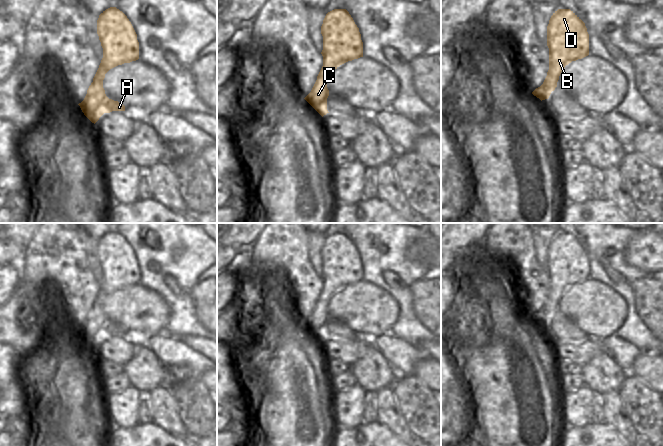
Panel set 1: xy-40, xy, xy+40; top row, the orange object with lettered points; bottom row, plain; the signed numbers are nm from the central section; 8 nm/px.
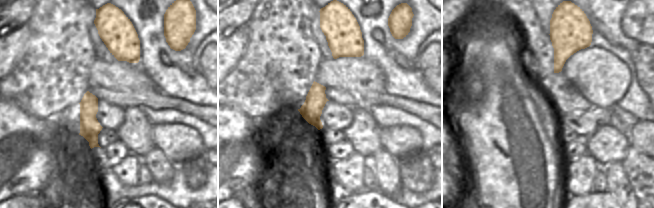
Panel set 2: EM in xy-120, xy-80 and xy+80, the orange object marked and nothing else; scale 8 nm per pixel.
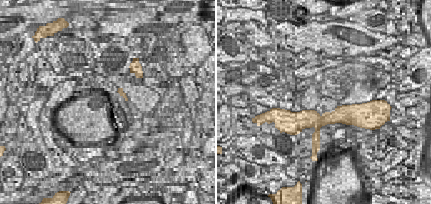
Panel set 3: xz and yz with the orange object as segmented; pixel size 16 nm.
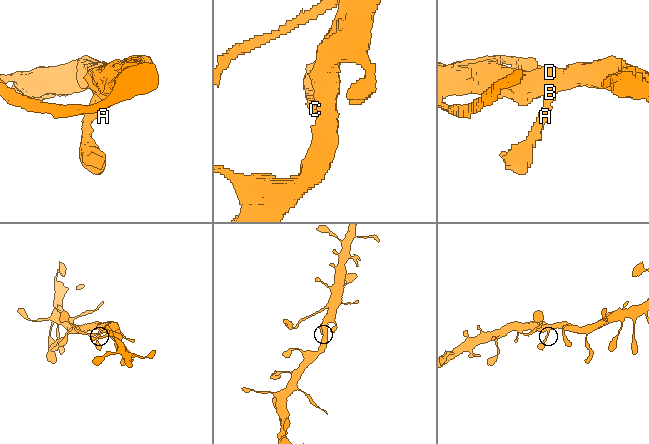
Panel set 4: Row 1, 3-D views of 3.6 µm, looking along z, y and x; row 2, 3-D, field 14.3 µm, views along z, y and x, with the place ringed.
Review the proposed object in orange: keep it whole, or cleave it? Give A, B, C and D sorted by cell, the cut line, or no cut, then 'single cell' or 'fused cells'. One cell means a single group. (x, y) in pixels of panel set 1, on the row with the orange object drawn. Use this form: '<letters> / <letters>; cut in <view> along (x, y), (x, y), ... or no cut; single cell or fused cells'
A B C D; no cut; single cell

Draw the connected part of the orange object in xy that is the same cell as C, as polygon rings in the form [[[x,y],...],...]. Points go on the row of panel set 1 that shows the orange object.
[[[346,9],[328,12],[321,26],[323,66],[311,92],[304,98],[322,117],[326,115],[329,76],[342,64],[363,57],[359,28]]]

